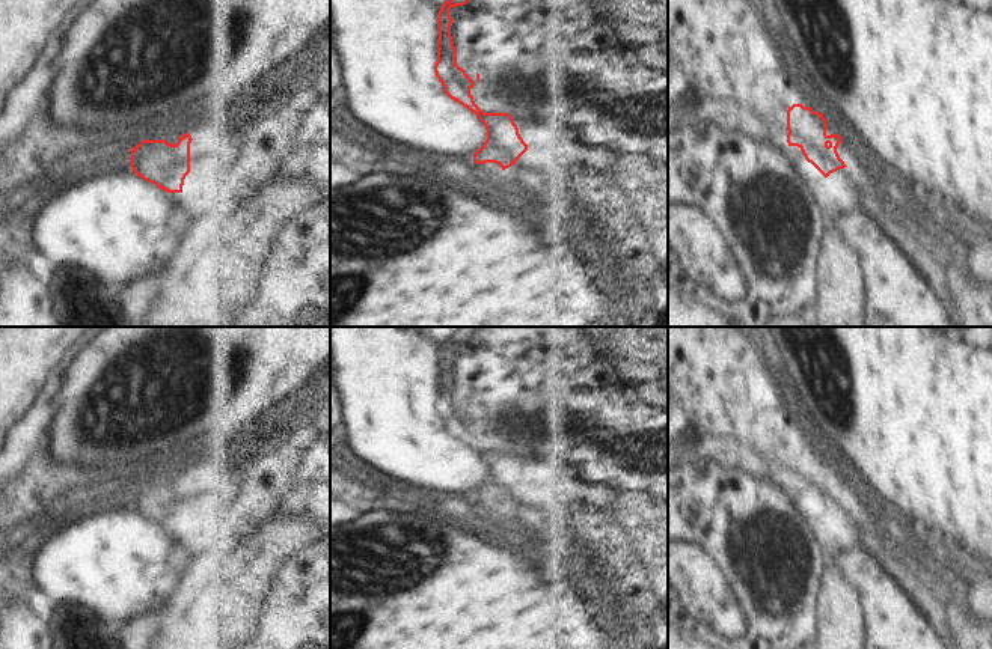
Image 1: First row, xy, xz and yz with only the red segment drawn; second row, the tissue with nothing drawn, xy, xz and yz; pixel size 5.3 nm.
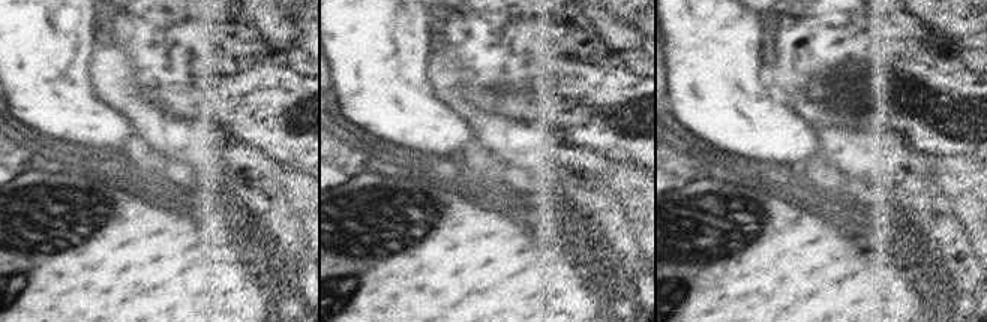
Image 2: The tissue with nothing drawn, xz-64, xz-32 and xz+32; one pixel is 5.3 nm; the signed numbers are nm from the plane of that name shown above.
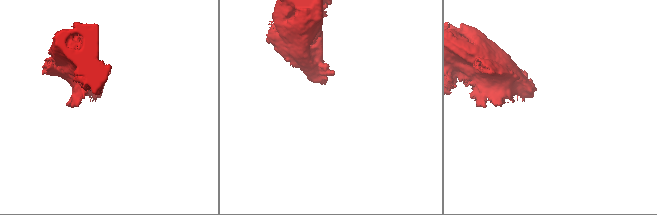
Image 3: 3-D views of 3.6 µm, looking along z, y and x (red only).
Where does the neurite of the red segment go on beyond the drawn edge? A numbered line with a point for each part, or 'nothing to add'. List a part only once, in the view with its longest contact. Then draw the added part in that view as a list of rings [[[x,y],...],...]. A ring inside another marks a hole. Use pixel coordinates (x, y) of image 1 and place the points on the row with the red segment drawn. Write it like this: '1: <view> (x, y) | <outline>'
1: xz (526, 173) | [[[526,151],[511,167],[504,170],[505,181],[525,193],[525,200],[531,202],[550,173]]]

